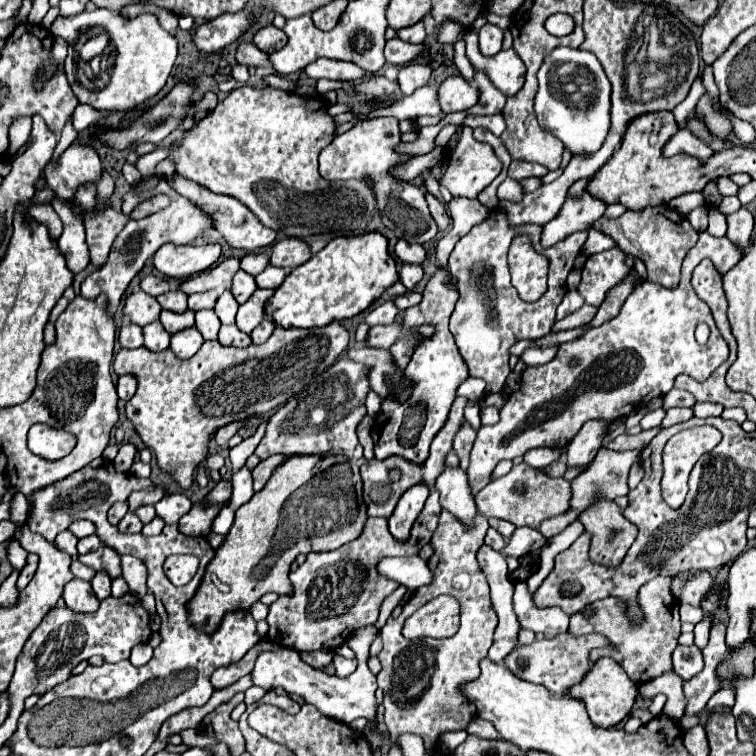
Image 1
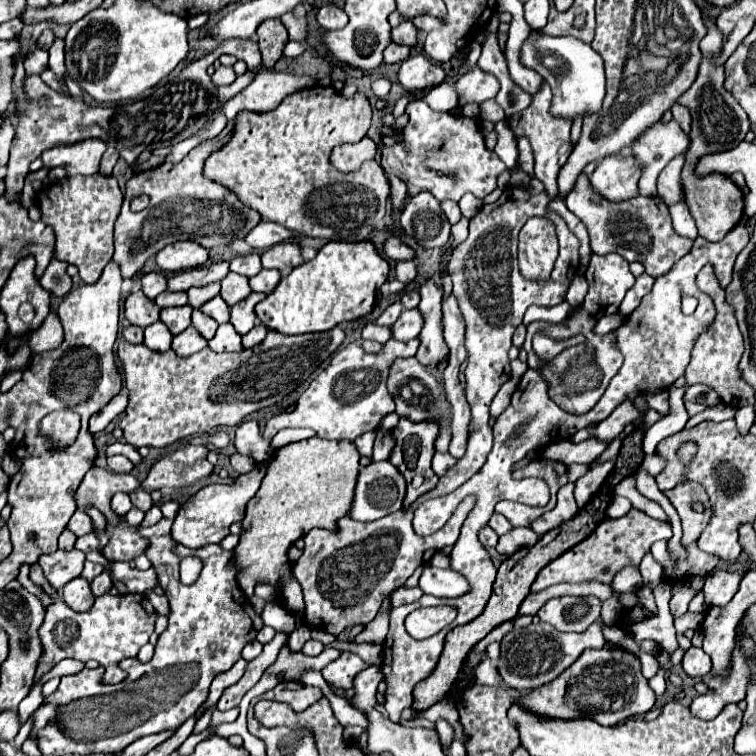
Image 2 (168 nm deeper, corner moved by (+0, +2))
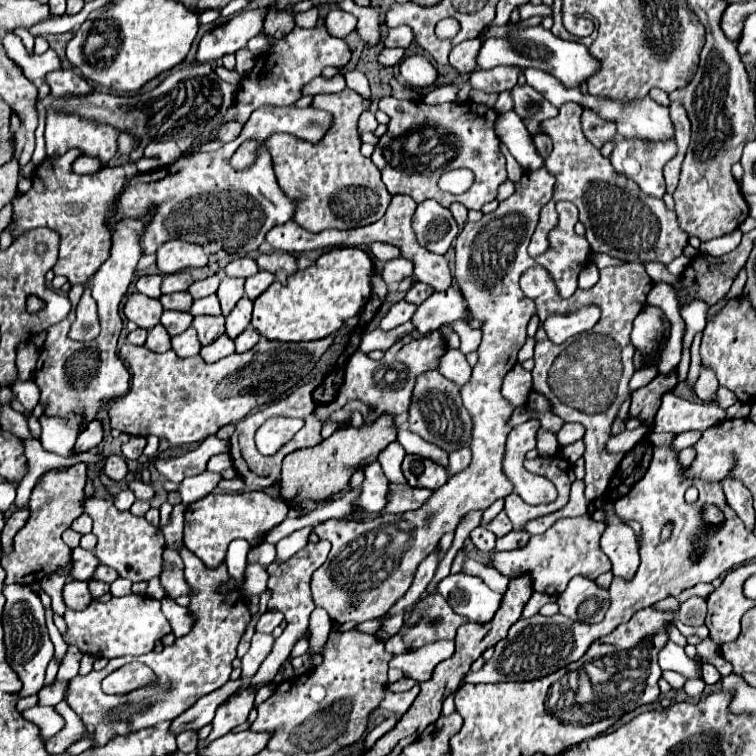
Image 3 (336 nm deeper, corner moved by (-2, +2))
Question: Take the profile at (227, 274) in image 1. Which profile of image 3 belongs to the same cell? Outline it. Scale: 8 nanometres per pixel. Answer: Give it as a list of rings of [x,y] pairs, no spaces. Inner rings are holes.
[[[177,272],[177,274],[169,274],[165,276],[163,280],[163,286],[161,286],[161,292],[163,294],[173,294],[173,292],[181,292],[181,290],[187,290],[193,282],[193,276],[189,272]]]

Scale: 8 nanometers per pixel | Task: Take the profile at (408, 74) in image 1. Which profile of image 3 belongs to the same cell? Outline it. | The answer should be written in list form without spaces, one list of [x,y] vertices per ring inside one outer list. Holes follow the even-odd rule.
[[[409,56],[401,62],[401,76],[411,88],[429,88],[437,82],[439,72],[425,56]]]

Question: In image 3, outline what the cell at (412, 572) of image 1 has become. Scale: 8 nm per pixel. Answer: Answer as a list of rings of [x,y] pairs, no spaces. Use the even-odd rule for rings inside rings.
[[[463,572],[449,574],[435,590],[457,614],[467,616],[471,622],[489,622],[501,602],[501,594],[487,588],[481,578]]]

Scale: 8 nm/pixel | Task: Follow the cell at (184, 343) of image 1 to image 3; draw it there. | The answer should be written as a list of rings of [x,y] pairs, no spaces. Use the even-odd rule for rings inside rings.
[[[187,328],[183,334],[173,336],[173,350],[177,352],[177,356],[181,358],[189,358],[189,356],[197,356],[201,350],[199,338],[195,334],[195,328]]]

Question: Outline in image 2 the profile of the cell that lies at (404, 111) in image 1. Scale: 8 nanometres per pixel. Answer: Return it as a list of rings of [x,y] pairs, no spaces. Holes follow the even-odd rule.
[[[443,82],[431,90],[427,90],[427,96],[423,100],[427,100],[431,104],[431,108],[435,110],[443,110],[443,112],[451,112],[459,108],[459,94],[455,92],[455,88],[449,82]]]

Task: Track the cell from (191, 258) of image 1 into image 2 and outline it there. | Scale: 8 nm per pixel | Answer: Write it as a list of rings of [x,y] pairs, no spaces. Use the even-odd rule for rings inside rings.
[[[191,240],[169,244],[161,252],[157,252],[157,266],[165,272],[197,268],[197,266],[203,266],[207,260],[209,260],[207,250]]]

